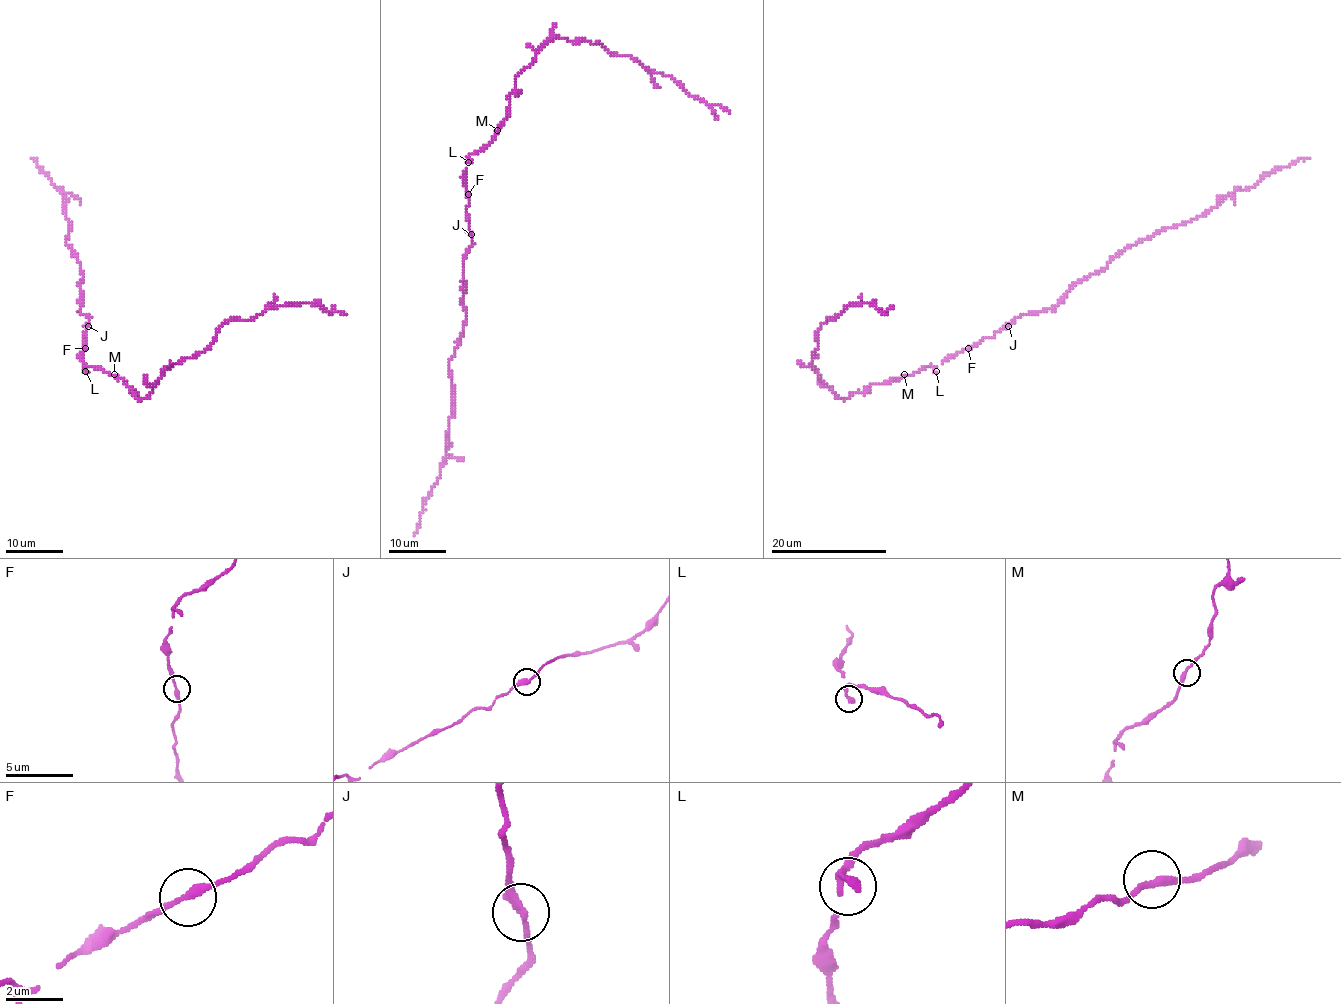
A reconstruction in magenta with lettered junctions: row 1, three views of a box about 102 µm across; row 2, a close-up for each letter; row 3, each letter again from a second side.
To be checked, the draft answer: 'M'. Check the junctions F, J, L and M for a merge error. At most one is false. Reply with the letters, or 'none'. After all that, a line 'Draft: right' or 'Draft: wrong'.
none
Draft: wrong

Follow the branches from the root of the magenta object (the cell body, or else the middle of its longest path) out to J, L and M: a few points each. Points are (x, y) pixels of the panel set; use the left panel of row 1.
J: (82, 353), (87, 345), (84, 334), (88, 325)
L: (82, 353), (81, 360), (85, 371)
M: (82, 353), (84, 367), (101, 367), (114, 374)

